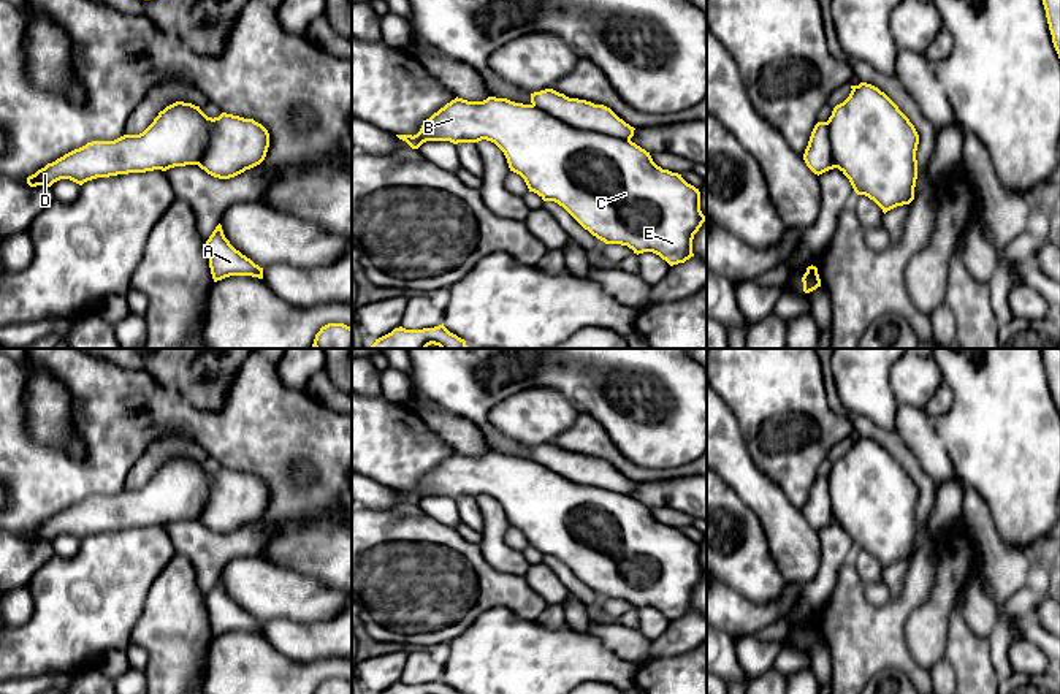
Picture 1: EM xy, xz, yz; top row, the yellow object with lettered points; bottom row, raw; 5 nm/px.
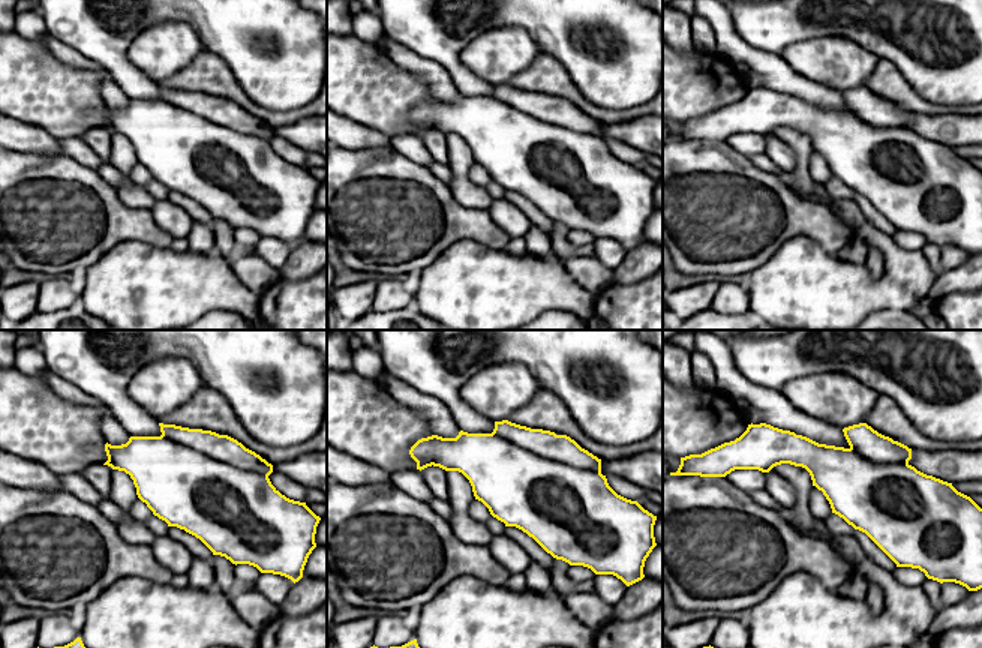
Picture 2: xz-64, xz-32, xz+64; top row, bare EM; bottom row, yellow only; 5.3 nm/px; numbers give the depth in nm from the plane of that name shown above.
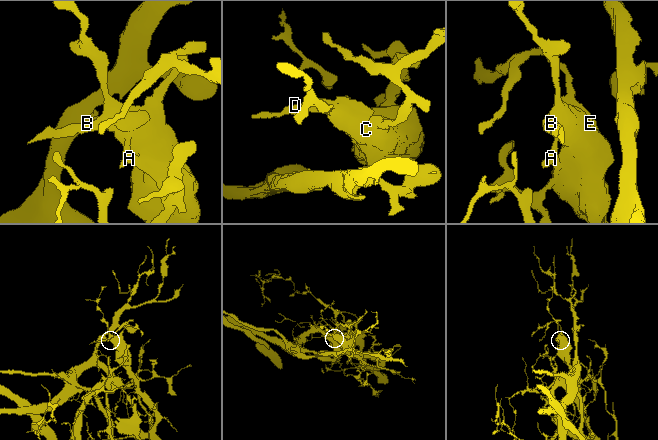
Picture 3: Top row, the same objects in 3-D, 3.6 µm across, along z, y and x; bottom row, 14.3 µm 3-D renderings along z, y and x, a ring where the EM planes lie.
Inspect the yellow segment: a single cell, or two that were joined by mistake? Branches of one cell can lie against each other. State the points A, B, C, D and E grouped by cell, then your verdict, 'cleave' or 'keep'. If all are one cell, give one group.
A / B C D E; cleave

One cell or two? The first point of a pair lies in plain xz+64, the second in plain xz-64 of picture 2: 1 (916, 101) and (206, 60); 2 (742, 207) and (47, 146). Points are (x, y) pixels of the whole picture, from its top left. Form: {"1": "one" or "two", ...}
{"1": "one", "2": "two"}

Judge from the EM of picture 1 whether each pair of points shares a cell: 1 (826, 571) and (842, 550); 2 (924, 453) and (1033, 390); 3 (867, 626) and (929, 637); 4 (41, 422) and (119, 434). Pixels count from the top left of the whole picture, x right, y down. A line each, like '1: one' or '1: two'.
1: one
2: two
3: two
4: two

